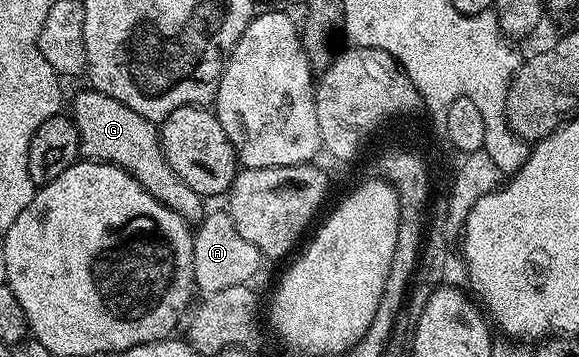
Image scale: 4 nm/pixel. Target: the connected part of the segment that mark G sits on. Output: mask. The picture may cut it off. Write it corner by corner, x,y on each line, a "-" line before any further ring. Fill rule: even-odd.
95,89
87,90
80,91
73,97
72,111
70,110
70,118
74,120
78,129
81,156
88,161
113,163
115,167
121,167
126,173
130,173
130,177
134,177
138,181
138,185
142,185
142,189
146,189
146,193
150,193
150,197
154,197
158,201
162,201
162,205
174,209
174,213
187,219
189,224
199,224
206,214
205,200
198,193
194,193
194,189
190,189
190,185
186,185
186,181
182,181
182,177
178,177
178,173
174,173
174,169
170,169
170,161
166,161
164,150
160,144
160,132
157,124
153,120
134,113
134,109
126,109
126,105
122,105
122,101
114,101
114,97
106,97
106,93

